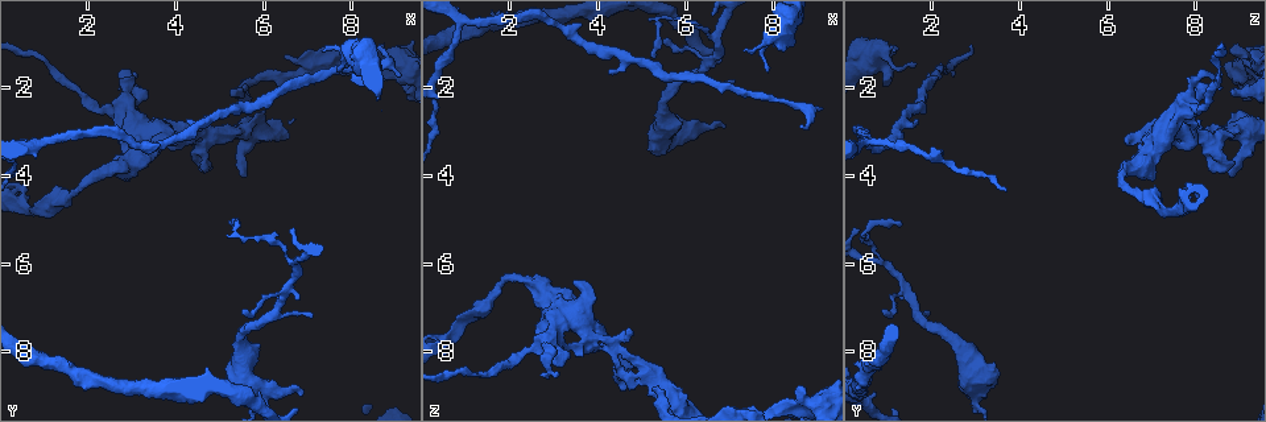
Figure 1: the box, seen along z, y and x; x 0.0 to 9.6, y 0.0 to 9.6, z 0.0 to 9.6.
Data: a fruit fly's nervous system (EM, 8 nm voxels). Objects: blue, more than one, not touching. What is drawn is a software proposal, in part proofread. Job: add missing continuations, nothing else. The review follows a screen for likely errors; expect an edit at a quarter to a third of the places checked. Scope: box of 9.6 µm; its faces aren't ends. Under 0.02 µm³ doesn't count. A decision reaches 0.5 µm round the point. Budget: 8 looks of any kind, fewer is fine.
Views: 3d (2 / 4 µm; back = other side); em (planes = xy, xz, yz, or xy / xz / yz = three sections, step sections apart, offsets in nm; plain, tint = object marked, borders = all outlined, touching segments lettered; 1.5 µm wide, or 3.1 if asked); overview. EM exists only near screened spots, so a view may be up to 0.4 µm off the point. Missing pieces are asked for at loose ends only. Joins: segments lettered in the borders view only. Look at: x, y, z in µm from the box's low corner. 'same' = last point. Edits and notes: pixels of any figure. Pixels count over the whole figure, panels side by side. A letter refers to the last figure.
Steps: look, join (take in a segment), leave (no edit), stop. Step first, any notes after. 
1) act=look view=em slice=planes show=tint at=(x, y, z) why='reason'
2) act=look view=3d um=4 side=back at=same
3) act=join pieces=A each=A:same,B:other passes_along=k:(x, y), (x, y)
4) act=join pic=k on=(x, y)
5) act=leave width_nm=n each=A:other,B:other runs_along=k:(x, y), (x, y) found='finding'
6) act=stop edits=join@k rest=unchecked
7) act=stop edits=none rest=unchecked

act=look view=3d um=2 at=(5.20, 2.25, 8.80) why='free end'

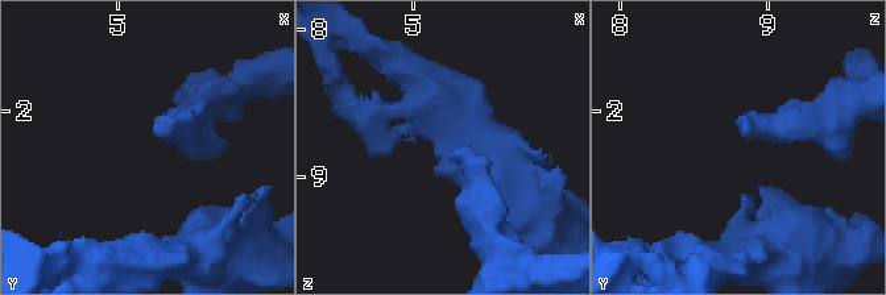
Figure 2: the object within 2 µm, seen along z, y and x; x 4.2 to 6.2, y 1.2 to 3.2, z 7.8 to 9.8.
act=look view=em slice=yz step=8 show=tint at=(5.26, 2.18, 8.88) why='shape alone is not enough'

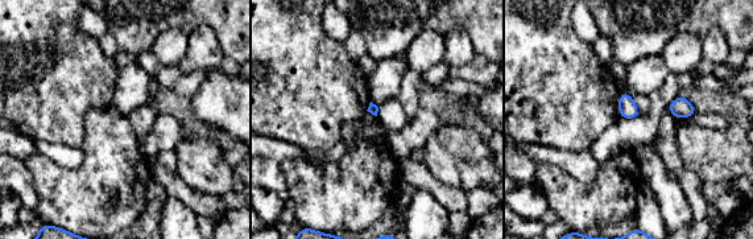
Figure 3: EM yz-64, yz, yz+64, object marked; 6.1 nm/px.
act=look view=em slice=planes show=borders at=same why='cut it another way'

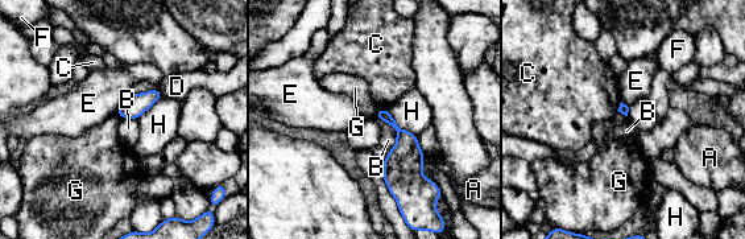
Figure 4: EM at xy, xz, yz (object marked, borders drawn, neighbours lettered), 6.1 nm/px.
act=leave each=A:other,B:other,C:other,D:other,E:other,F:other,G:other,H:other border=4:(375, 116), (396, 131), (389, 151) found='no lettered segment goes on from it'

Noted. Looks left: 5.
act=look view=em slice=yz step=4 show=tint at=(8.50, 1.15, 8.70) why='an open end'

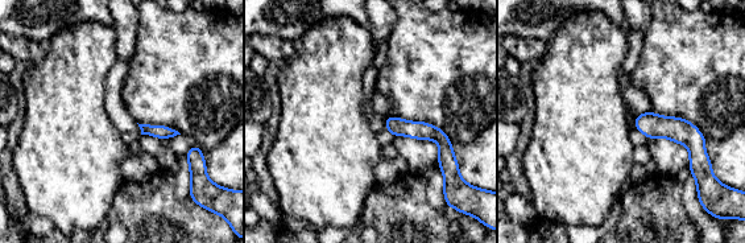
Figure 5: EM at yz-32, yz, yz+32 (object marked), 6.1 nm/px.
act=look view=em slice=yz step=4 show=borders at=same

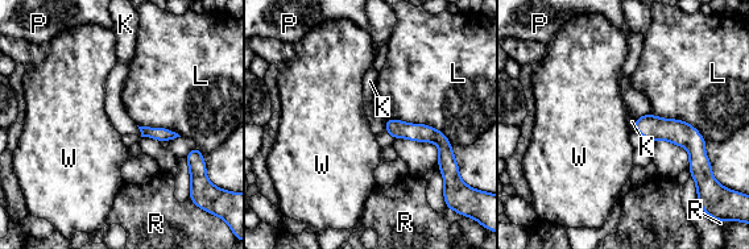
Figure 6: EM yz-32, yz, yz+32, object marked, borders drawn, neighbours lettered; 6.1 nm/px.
act=leave each=K:other,L:other,P:other,R:other,W:other runs_along=6:(637, 123), (679, 132), (698, 149) found='no lettered segment goes on from it'

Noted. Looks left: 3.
act=look view=3d um=4 at=(7.40, 1.20, 1.10)

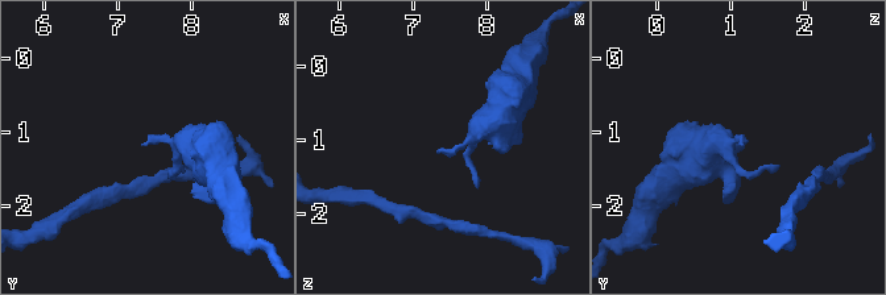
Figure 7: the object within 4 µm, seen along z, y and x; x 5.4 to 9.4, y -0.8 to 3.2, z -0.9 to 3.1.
act=look view=em slice=yz step=8 show=borders at=(7.35, 1.20, 1.15)

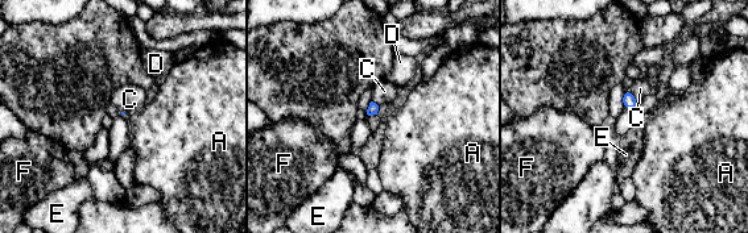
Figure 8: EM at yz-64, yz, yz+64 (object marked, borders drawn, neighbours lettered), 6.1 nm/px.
act=leave each=A:other,C:other,D:other,E:other,F:other border=8:(628, 88), (637, 100) found='none of them fits'

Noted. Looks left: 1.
act=stop edits=none rest=unchecked

